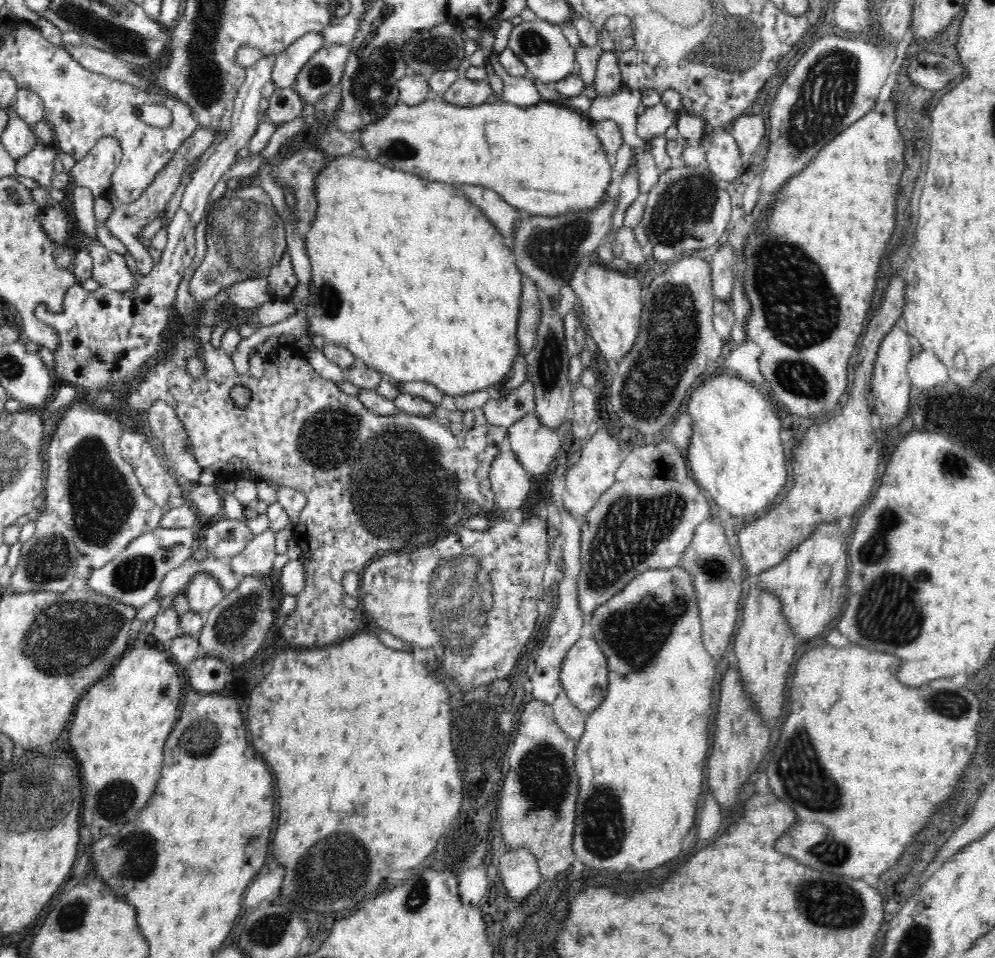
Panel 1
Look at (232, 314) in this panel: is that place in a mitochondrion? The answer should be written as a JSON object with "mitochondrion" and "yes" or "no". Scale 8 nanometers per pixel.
{"mitochondrion":"no"}

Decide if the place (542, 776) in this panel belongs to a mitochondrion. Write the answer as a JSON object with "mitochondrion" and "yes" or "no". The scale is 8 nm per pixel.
{"mitochondrion":"yes"}

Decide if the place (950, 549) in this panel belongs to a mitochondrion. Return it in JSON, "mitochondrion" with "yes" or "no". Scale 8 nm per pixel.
{"mitochondrion":"no"}

